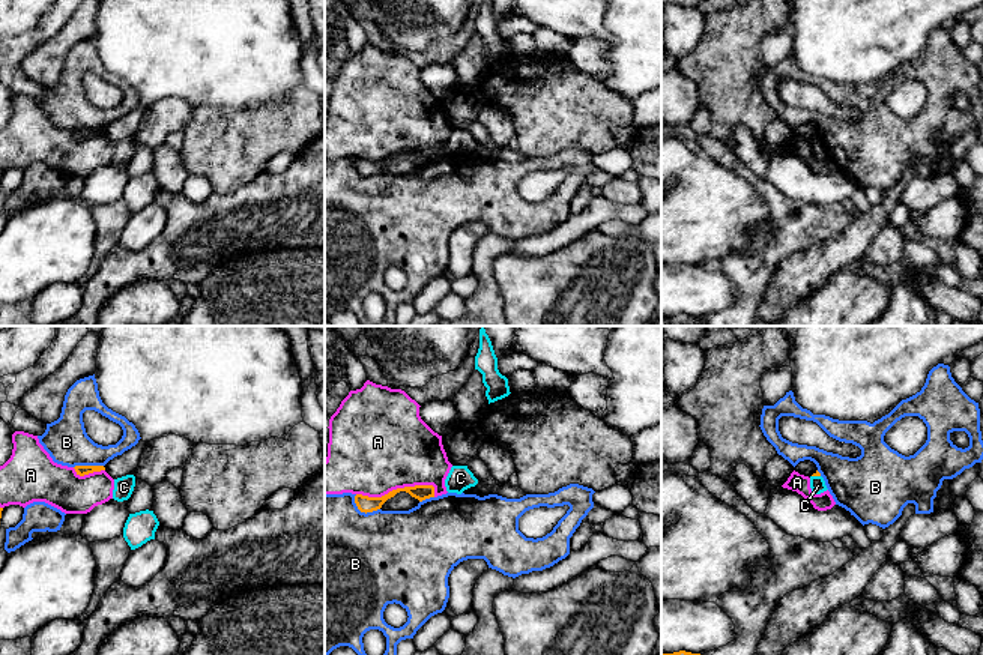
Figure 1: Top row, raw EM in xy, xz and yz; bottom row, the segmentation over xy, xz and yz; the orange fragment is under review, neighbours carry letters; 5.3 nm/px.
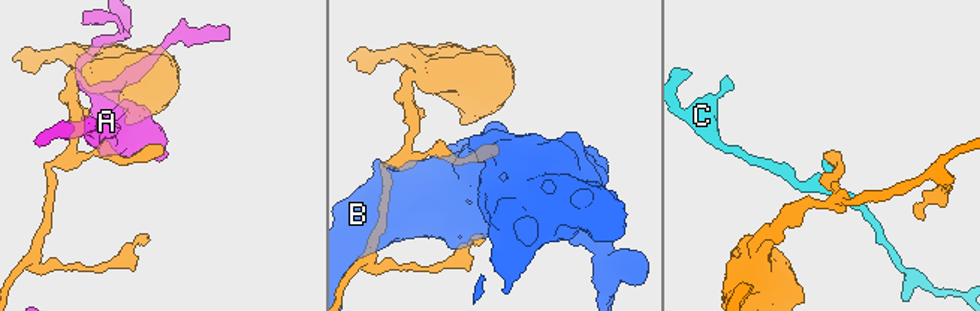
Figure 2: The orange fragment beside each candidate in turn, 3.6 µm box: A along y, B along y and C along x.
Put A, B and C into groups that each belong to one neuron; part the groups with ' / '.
A / B / C

